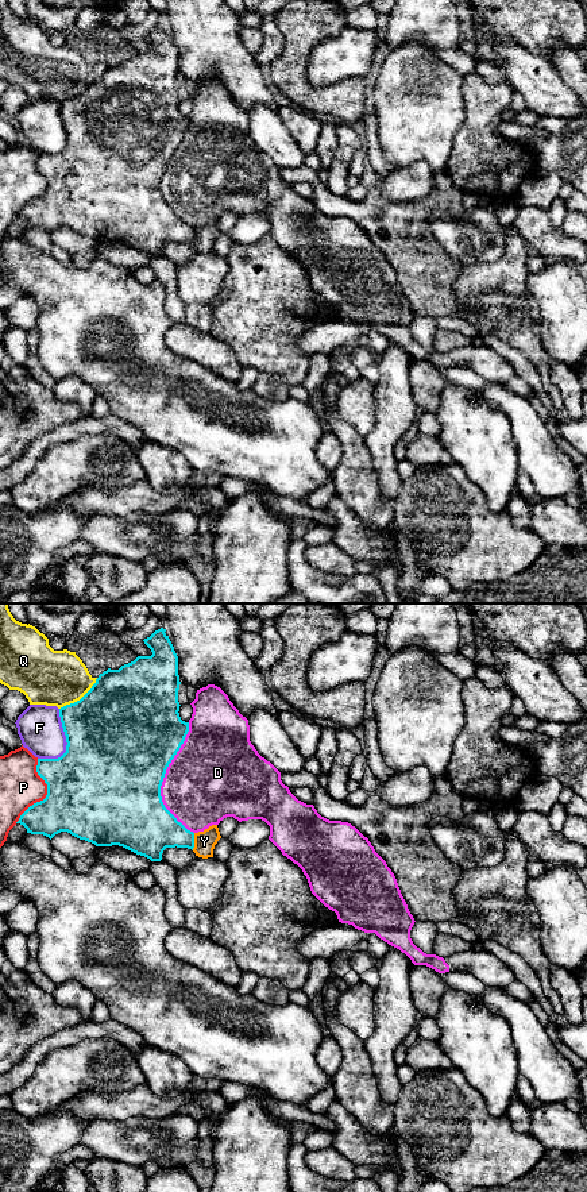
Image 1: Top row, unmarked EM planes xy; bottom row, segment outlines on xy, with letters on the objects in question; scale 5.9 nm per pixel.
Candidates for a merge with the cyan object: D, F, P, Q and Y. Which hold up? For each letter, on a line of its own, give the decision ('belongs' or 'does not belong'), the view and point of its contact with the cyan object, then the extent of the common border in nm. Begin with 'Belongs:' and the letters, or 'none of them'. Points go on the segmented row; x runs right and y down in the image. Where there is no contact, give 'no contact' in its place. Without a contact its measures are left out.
Belongs: none of them
D: does not belong; contact xy (162, 779); length 650 nm
F: does not belong; contact xy (68, 744); length 340 nm
P: does not belong; contact xy (47, 794); length 400 nm
Q: does not belong; contact xy (81, 698); length 300 nm
Y: does not belong; contact xy (193, 841); length 110 nm

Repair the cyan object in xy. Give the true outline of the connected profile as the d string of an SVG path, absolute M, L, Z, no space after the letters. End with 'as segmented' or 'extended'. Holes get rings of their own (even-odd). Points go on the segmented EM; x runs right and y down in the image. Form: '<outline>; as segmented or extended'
M161 628L150 637L143 640L144 644L151 649L151 656L138 656L134 661L121 666L119 670L108 668L99 675L96 683L80 701L59 709L59 717L67 742L66 752L58 759L38 759L36 772L47 784L47 795L43 801L30 806L16 822L23 825L27 829L27 833L43 834L51 840L55 834L67 832L80 840L94 844L96 846L119 845L136 855L144 856L151 861L161 861L162 853L166 848L177 846L193 850L194 833L188 830L181 822L177 821L177 818L165 807L161 796L161 786L166 769L179 751L189 732L189 722L182 721L178 713L181 706L178 702L178 690L181 684L178 675L178 656L169 636L165 632L166 629Z; as segmented

